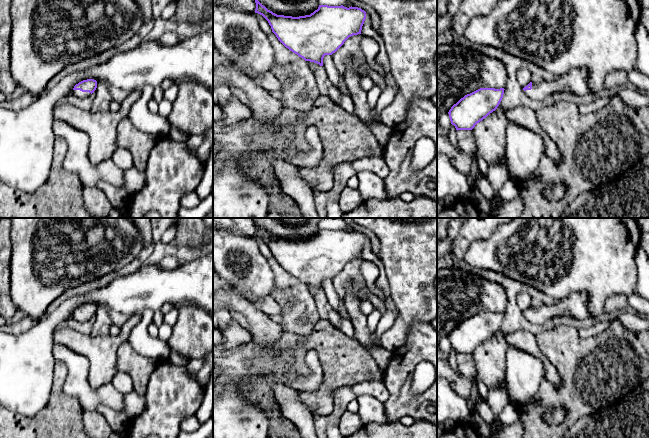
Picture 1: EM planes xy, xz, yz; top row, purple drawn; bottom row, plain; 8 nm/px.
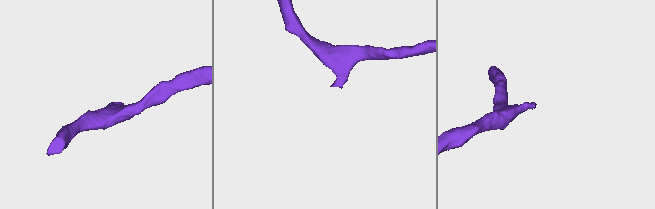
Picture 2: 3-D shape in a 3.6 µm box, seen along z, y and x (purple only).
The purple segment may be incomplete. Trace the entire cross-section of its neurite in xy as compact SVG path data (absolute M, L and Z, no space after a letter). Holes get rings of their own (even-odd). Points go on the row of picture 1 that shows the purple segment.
M87 79L79 82L73 88L72 94L78 98L85 98L94 93L97 88L97 81L94 79Z

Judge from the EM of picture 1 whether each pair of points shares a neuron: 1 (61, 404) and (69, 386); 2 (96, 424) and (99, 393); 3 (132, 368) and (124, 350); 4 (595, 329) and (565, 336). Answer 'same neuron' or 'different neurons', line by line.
1: different neurons
2: different neurons
3: same neuron
4: different neurons

